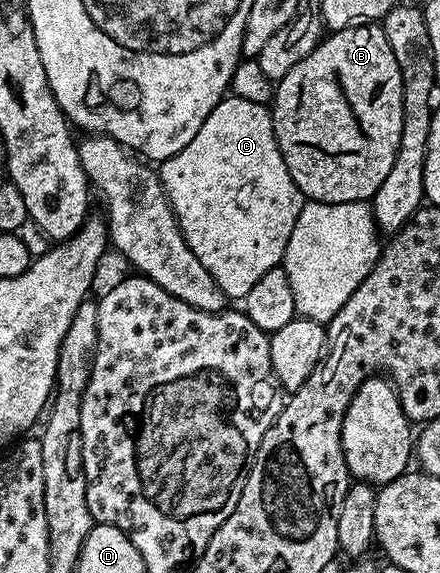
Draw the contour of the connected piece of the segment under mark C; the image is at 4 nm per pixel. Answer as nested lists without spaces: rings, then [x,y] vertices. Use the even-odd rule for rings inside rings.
[[[225,95],[218,106],[210,110],[206,122],[202,122],[202,130],[198,130],[178,154],[159,165],[158,175],[190,250],[194,250],[198,262],[210,270],[225,297],[242,298],[250,294],[254,282],[283,261],[286,242],[290,242],[290,233],[294,231],[294,222],[298,222],[306,198],[290,178],[290,170],[286,170],[268,104]]]

